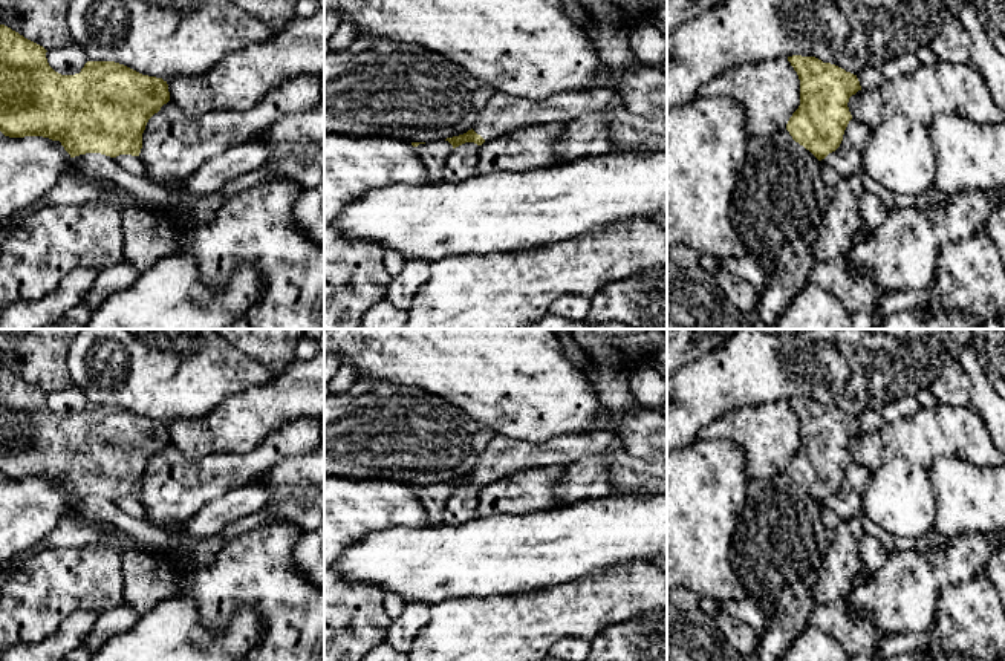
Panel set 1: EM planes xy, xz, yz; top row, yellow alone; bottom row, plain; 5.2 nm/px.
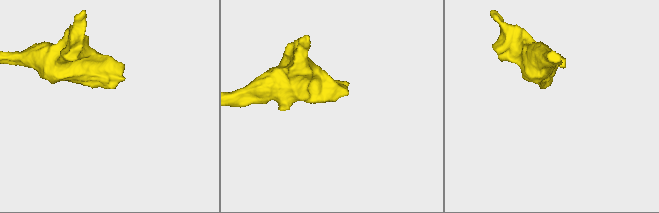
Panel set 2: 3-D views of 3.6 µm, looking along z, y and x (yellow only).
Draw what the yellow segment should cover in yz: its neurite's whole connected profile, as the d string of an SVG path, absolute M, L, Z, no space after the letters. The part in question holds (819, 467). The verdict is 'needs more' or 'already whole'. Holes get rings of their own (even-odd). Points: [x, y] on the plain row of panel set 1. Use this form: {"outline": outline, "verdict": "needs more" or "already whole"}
{"outline": "M792 398L788 404L800 422L800 448L786 467L795 485L818 503L835 494L852 462L847 445L861 433L857 418L815 399Z", "verdict": "already whole"}

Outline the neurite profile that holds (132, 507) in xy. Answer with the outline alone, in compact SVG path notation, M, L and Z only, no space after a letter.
M119 497L119 499L113 500L113 502L127 516L130 516L133 519L138 519L138 520L148 522L145 508L142 506L142 503L138 499Z

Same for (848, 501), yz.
M851 462L840 490L820 503L829 508L841 520L852 520L854 516L863 514L863 491L869 480L870 470L864 465Z

